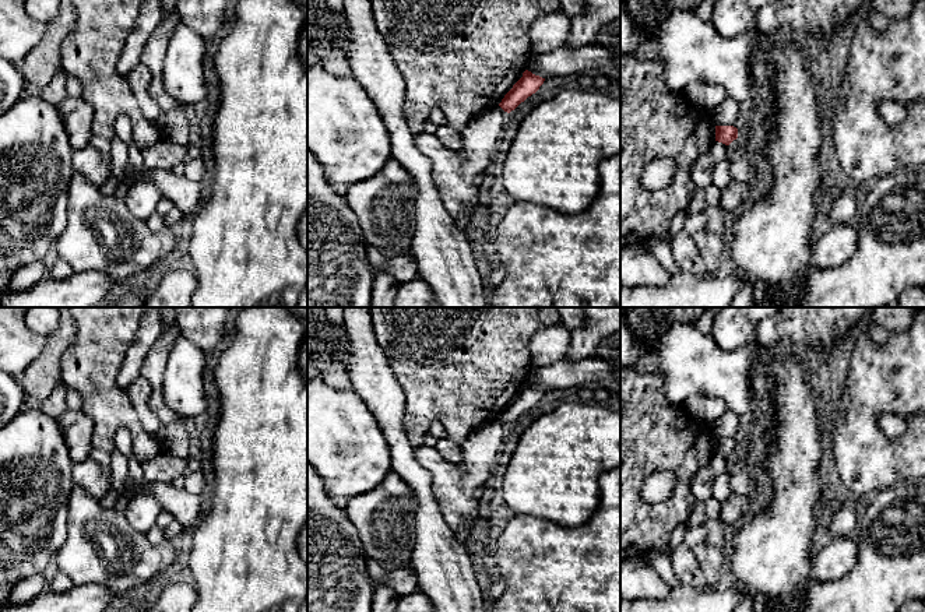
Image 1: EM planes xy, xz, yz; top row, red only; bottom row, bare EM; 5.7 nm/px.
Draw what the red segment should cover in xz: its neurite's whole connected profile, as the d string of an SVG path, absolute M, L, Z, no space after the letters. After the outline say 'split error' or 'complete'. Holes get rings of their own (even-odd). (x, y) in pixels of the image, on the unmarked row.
M525 383L523 390L513 398L513 401L504 408L499 419L510 426L514 423L521 415L524 415L528 409L535 407L539 400L544 397L545 391L532 387Z | complete

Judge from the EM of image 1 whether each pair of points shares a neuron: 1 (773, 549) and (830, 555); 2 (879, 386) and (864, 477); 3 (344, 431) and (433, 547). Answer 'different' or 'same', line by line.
1: different
2: same
3: different

